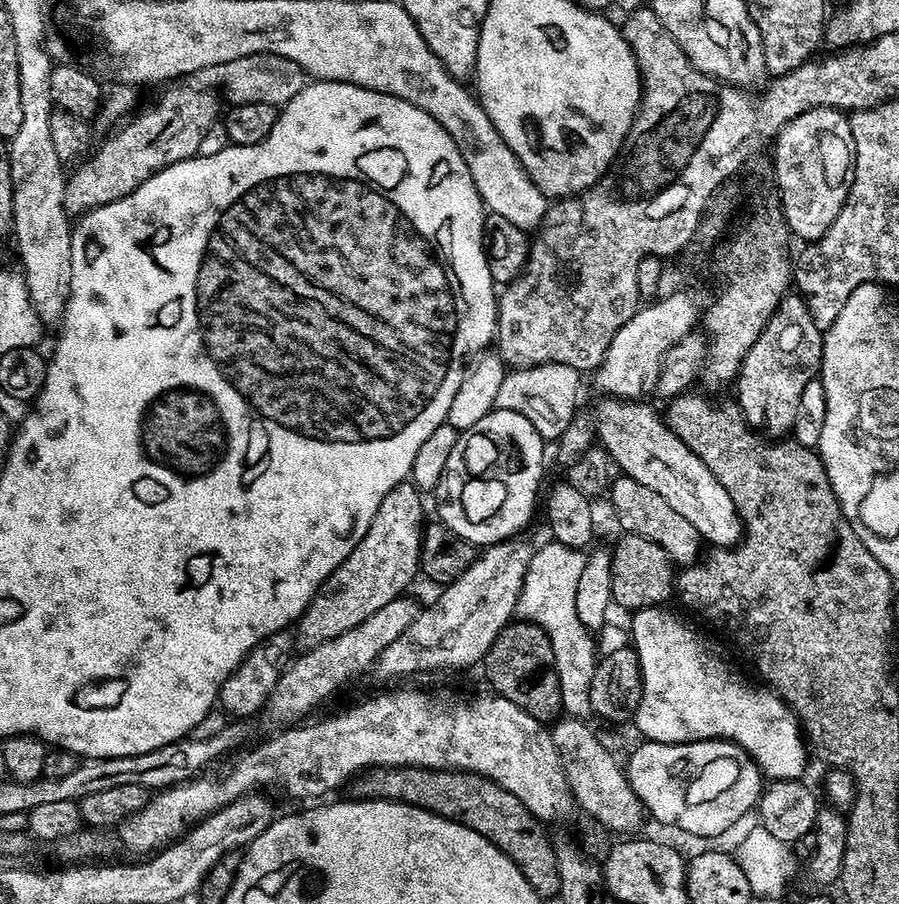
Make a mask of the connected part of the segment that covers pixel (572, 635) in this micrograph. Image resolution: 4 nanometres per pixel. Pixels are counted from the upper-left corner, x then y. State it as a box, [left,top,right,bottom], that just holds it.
[520,540,590,691]

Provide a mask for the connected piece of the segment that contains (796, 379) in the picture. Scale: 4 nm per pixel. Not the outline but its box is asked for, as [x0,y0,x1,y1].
[734,341,811,434]

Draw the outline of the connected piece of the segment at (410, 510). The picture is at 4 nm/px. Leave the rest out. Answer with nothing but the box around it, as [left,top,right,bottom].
[294,482,425,649]

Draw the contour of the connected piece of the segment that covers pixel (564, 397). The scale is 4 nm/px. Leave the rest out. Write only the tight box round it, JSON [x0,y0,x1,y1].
[495,364,581,438]

